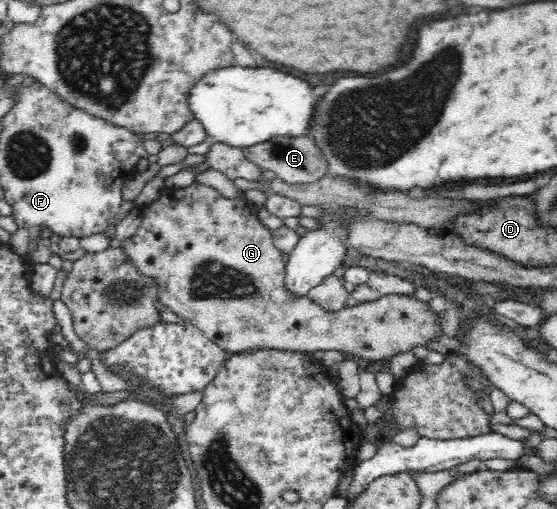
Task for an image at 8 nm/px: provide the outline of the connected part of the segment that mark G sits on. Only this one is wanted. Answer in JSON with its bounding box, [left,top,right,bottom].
[120,181,439,361]

